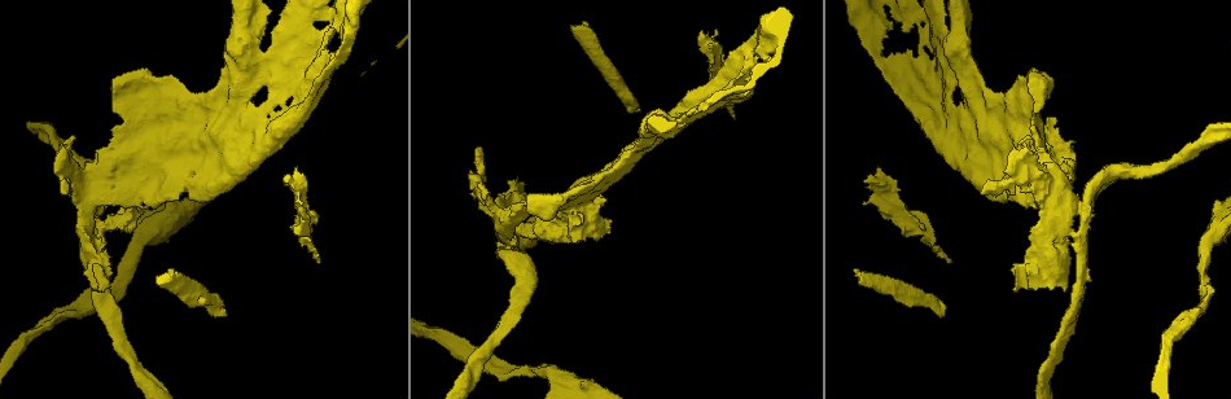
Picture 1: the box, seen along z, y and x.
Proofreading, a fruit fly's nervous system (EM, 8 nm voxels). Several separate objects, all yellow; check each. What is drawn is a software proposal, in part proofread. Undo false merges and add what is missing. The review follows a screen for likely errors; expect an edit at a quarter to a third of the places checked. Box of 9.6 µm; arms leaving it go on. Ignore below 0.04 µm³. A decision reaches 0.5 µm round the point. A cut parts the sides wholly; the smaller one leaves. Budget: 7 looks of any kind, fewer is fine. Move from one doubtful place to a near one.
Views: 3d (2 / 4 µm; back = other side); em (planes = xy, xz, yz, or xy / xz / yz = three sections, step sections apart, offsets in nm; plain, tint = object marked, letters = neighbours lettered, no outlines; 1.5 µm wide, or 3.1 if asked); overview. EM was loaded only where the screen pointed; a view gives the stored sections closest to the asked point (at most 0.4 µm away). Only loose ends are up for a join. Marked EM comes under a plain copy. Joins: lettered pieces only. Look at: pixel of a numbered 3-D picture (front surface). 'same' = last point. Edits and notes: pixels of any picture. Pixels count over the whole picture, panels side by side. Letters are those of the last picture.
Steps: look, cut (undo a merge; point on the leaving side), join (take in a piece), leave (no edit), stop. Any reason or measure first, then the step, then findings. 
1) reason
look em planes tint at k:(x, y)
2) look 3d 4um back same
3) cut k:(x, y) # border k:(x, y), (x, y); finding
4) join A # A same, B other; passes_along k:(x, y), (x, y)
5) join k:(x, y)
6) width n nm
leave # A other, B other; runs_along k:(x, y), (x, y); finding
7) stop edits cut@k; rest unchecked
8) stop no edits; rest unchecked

stops while still wide
look em yz step 4 letters at 1:(857, 272)

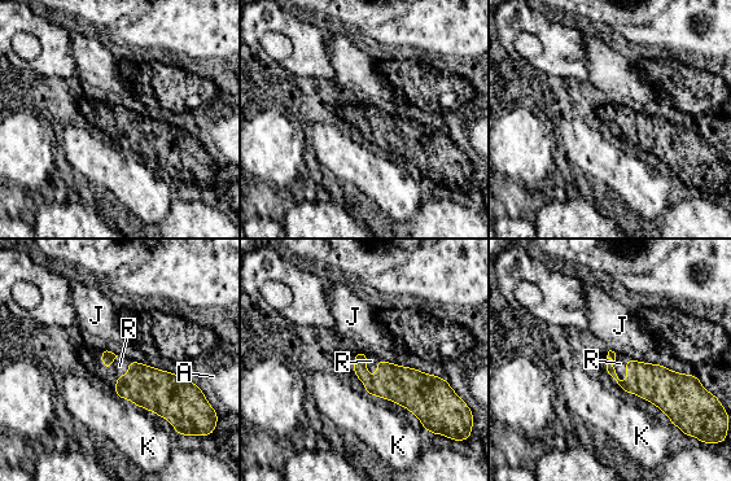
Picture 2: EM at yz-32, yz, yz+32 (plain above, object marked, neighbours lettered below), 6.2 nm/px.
join R # A other, J other, K other, R same; passes_along 2:(652, 383), (614, 370), (620, 363); the cell continues

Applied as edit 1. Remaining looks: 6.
look overview

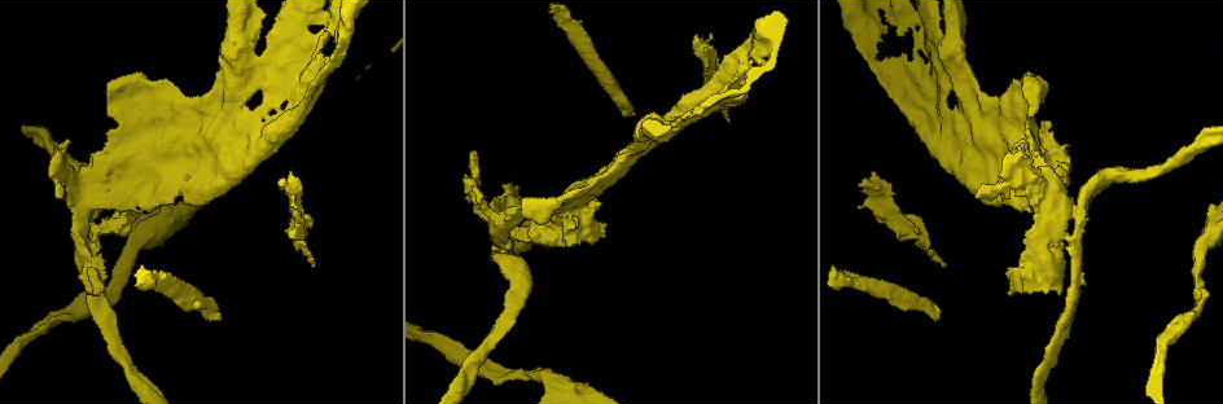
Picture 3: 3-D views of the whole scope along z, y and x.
thick end
look 3d 2um at 3:(94, 292)

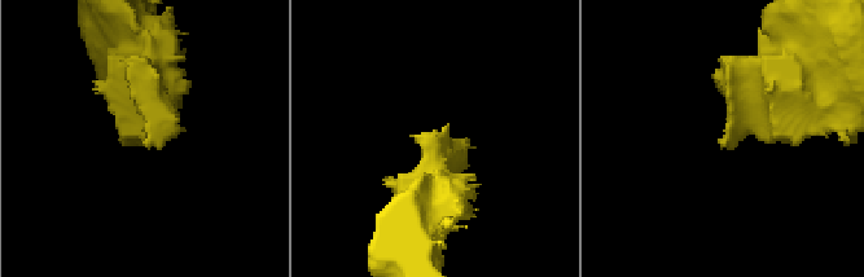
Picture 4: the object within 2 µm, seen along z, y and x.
look em planes tint at 4:(146, 145)

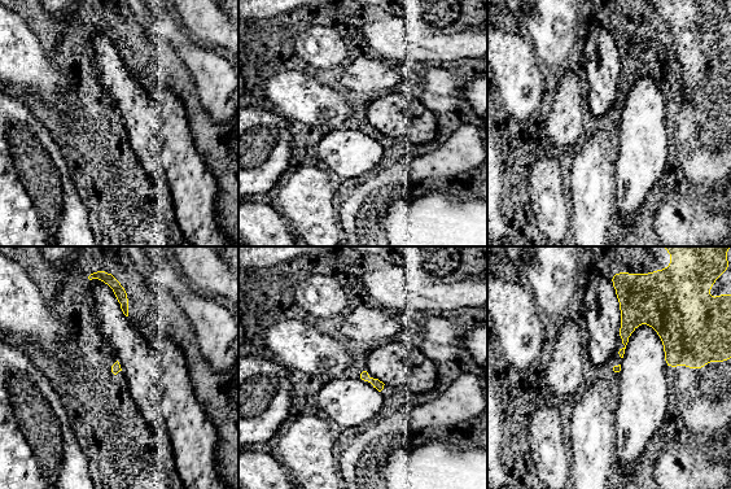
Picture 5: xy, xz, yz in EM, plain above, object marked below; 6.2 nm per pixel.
look em planes letters same

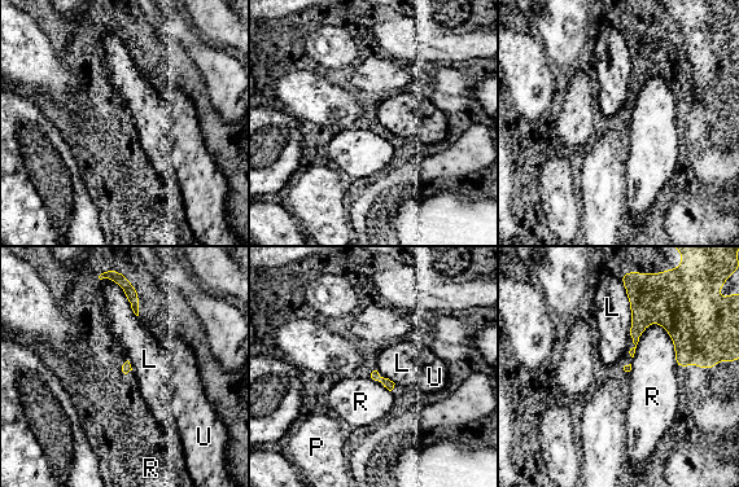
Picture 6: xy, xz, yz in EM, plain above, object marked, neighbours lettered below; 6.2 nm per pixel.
longest_contact L 340 nm
leave # L other, P other, R other, U other; border 6:(650, 323), (668, 333), (677, 367); no lettered piece goes on from it

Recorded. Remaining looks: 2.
free end
look em planes letters at 3:(79, 293)

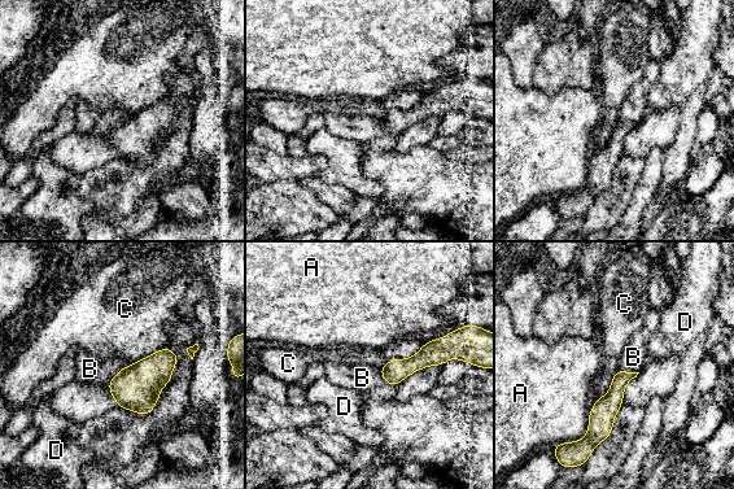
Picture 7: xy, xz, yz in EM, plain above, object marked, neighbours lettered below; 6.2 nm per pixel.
leave # A other, B other, C other, D other; border 7:(617, 369), (638, 372); no lettered piece goes on from it

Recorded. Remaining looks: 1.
stop edits join@2; rest unchecked

